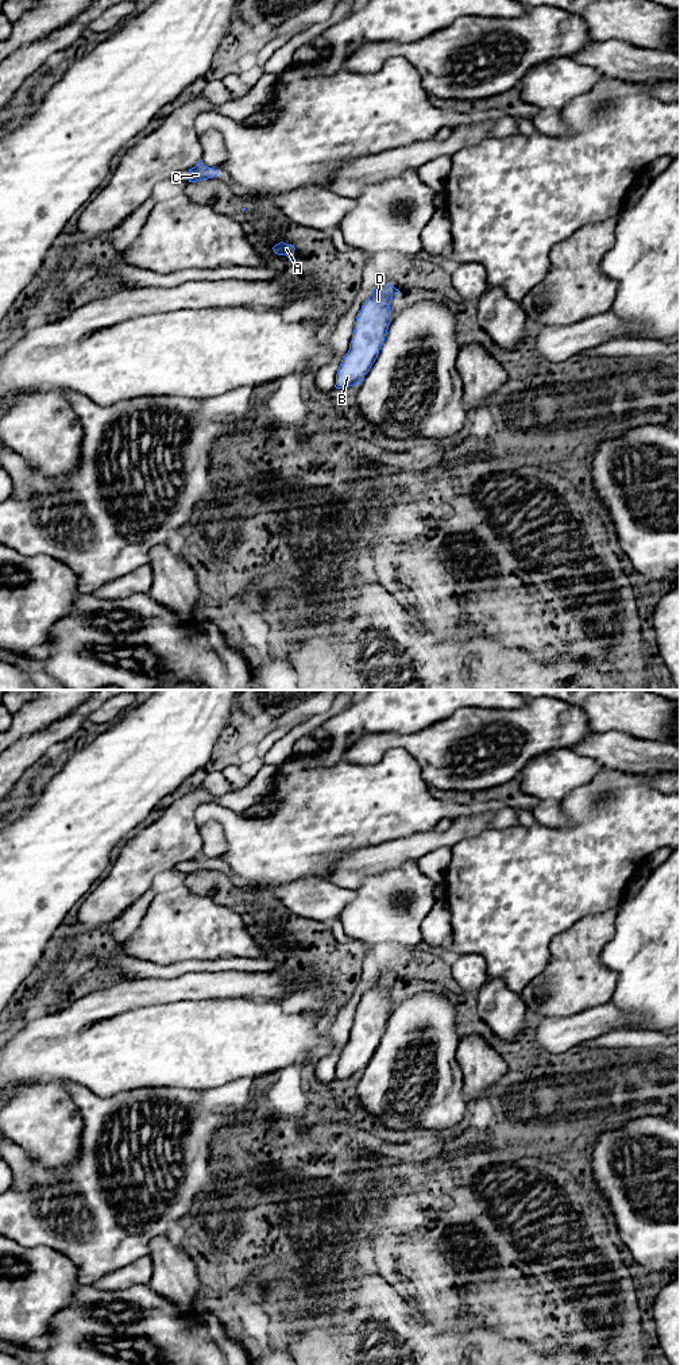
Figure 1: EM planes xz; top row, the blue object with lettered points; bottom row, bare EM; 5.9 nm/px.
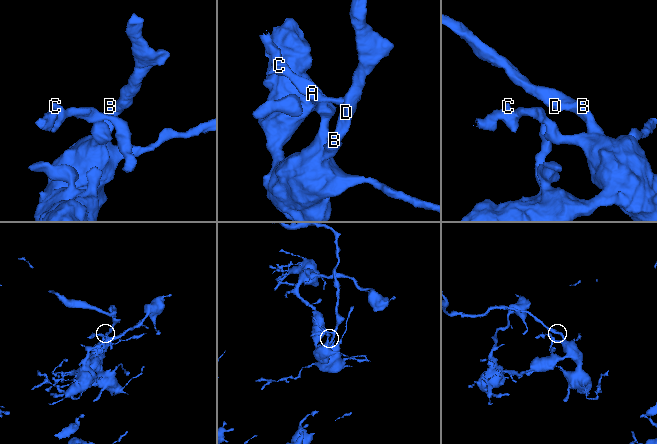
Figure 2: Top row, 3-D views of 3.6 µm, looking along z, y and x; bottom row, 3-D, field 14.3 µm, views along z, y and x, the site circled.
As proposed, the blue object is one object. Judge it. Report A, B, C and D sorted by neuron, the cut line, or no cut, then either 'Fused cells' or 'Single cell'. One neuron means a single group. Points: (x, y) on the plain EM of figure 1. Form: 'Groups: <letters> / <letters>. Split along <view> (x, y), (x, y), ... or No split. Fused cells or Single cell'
Groups: A B C D. No split. Single cell

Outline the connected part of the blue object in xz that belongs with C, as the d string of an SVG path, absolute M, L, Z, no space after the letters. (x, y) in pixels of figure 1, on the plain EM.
M201 852L197 853L194 859L189 860L189 864L190 864L189 874L213 869L215 867L219 865L217 861L204 857Z

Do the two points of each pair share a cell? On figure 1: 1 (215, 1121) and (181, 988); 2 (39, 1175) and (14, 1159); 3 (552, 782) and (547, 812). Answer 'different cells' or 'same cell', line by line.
1: different cells
2: different cells
3: different cells

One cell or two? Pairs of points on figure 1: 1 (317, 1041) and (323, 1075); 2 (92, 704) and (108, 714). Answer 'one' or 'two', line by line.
1: two
2: two

